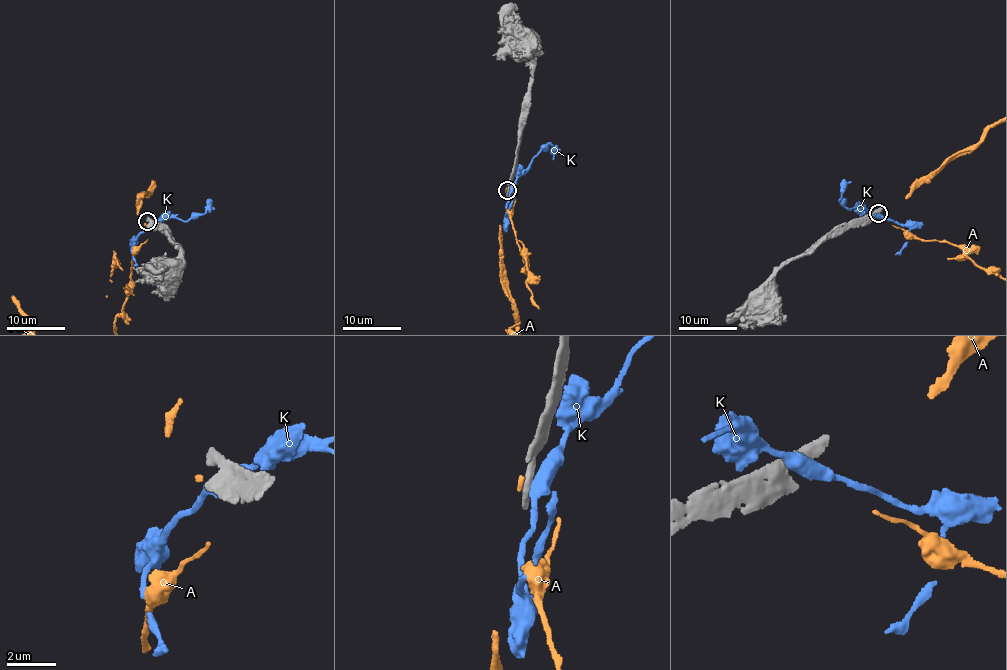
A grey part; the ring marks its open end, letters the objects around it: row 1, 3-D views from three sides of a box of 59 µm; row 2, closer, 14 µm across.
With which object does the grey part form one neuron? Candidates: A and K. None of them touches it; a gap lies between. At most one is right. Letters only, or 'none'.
A

